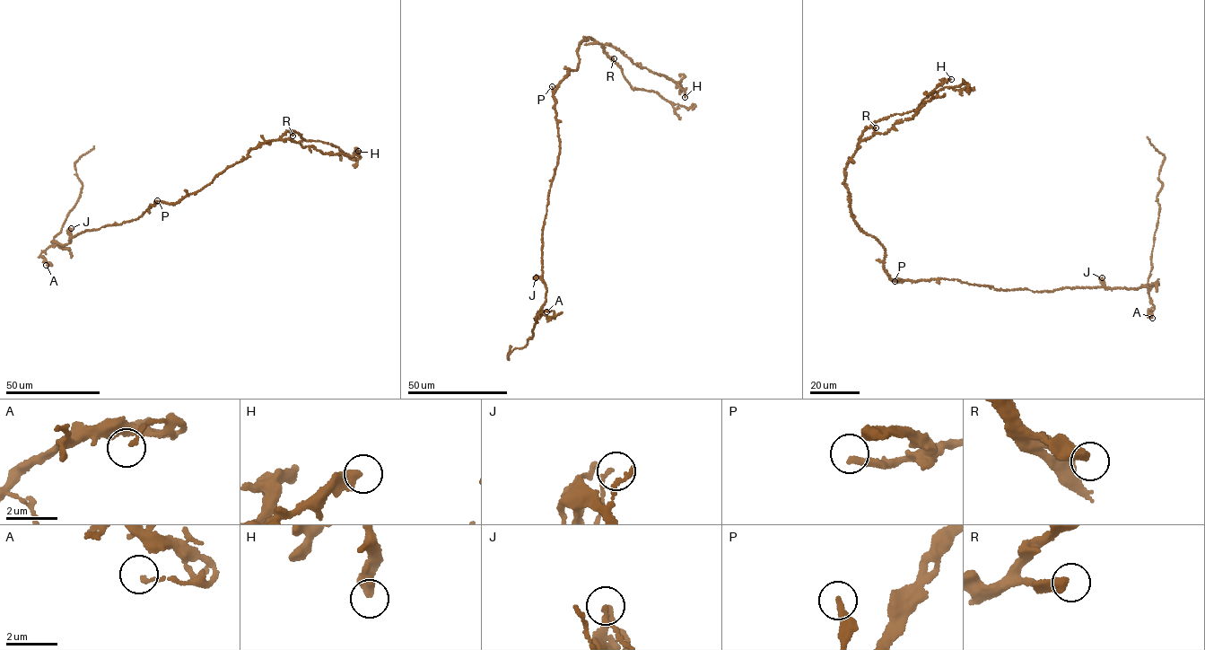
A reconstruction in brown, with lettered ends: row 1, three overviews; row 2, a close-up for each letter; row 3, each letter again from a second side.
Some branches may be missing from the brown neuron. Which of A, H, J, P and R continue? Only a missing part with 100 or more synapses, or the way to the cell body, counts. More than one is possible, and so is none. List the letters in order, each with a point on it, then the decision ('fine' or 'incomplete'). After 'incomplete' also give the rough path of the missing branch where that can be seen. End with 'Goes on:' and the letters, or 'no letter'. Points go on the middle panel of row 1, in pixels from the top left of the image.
A: (546, 311) | fine
H: (685, 97) | fine
J: (536, 277) | fine
P: (552, 86) | fine
R: (614, 58) | fine
Goes on: no letter

